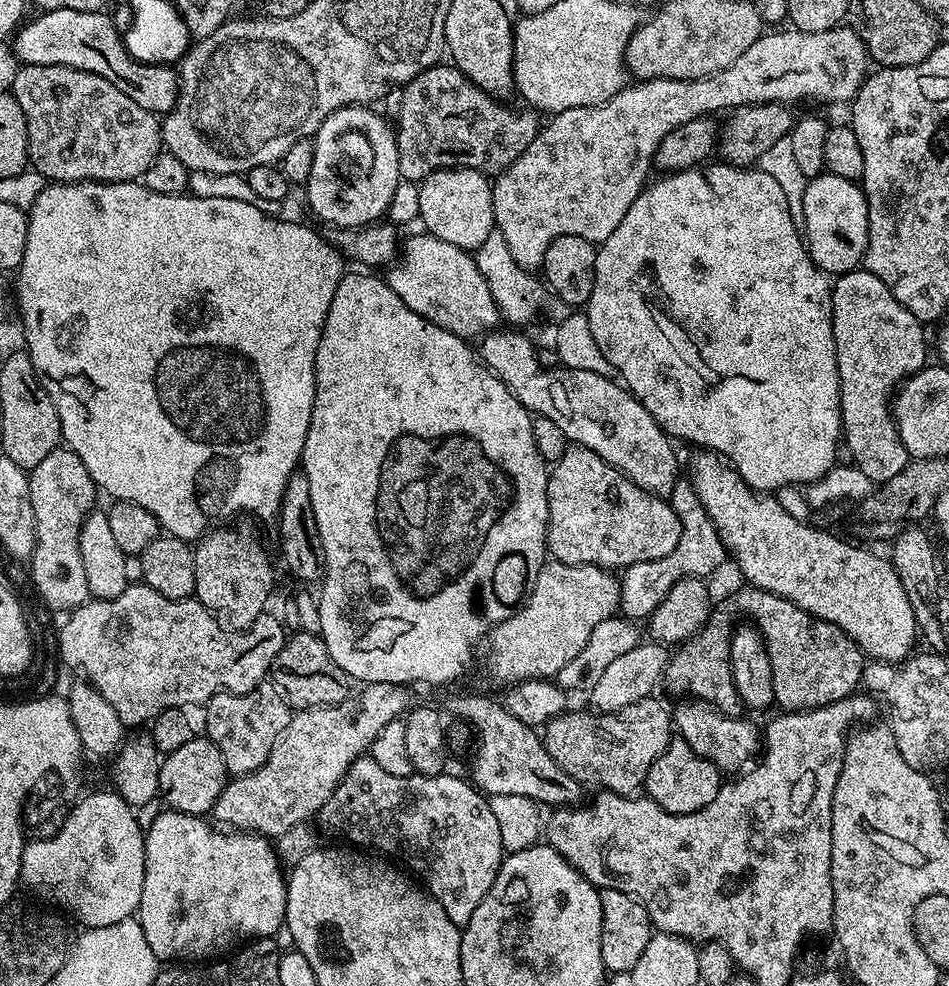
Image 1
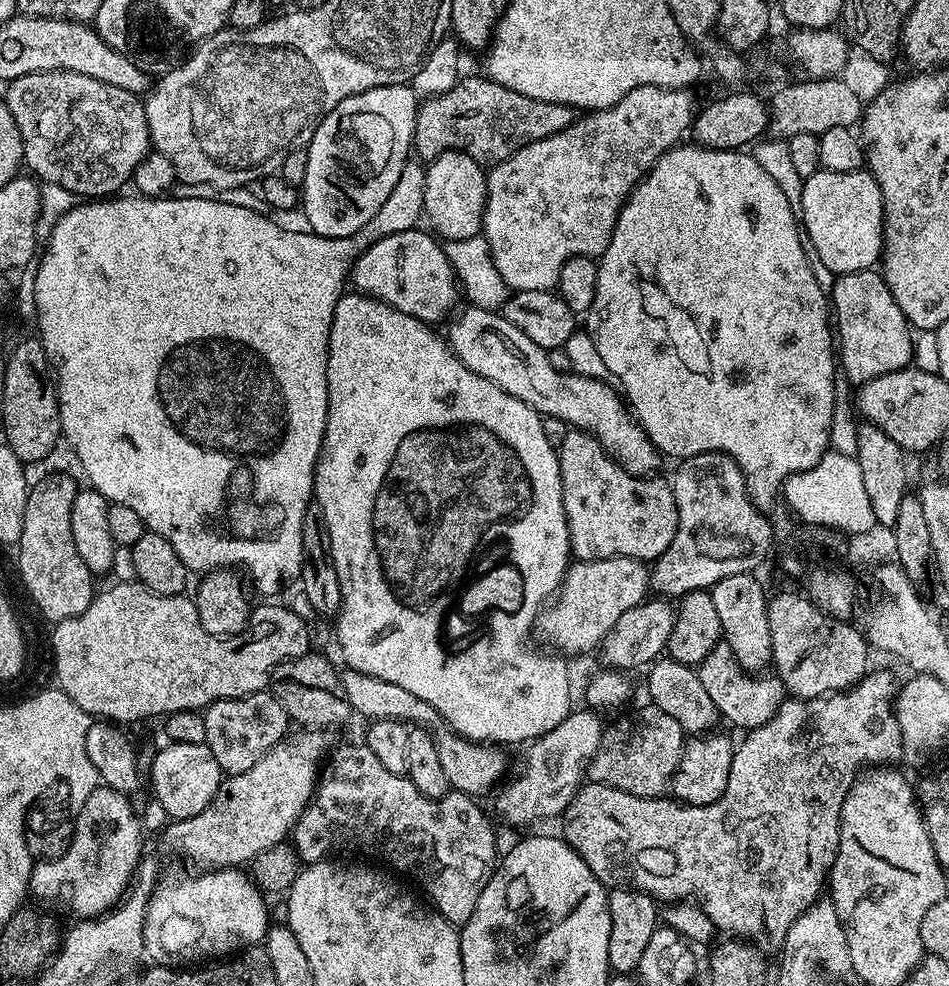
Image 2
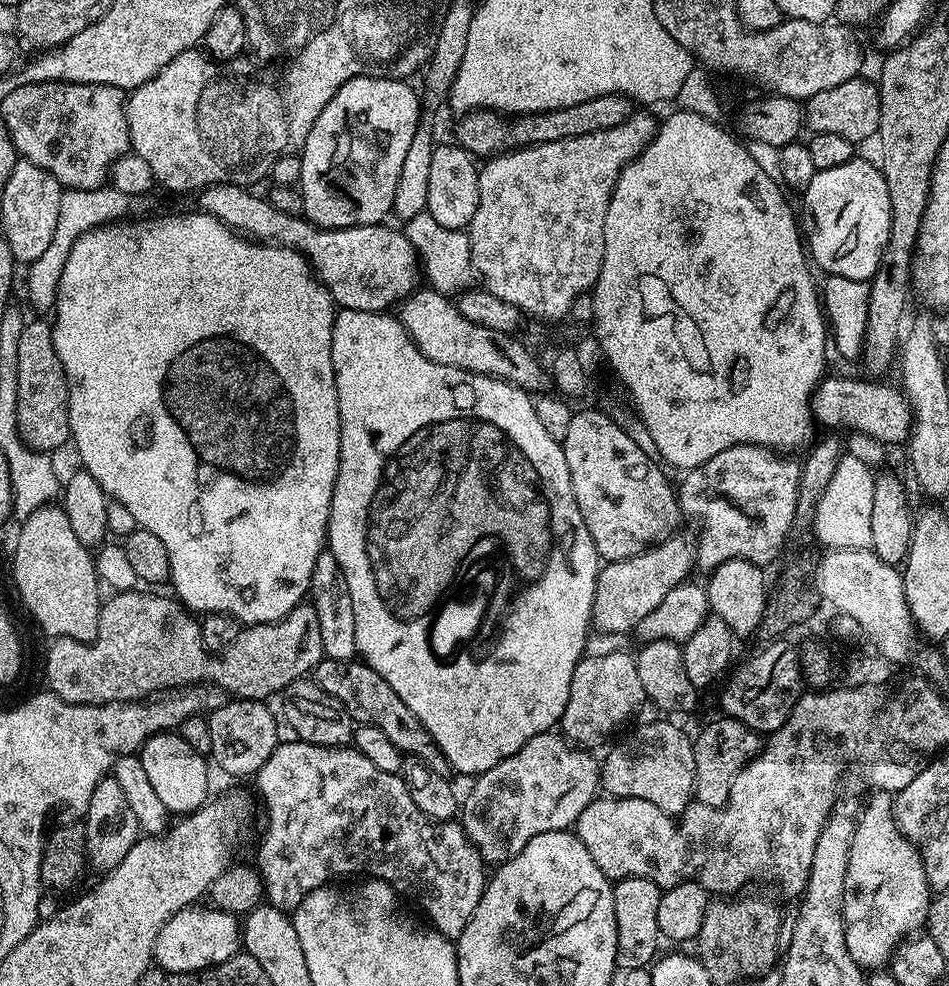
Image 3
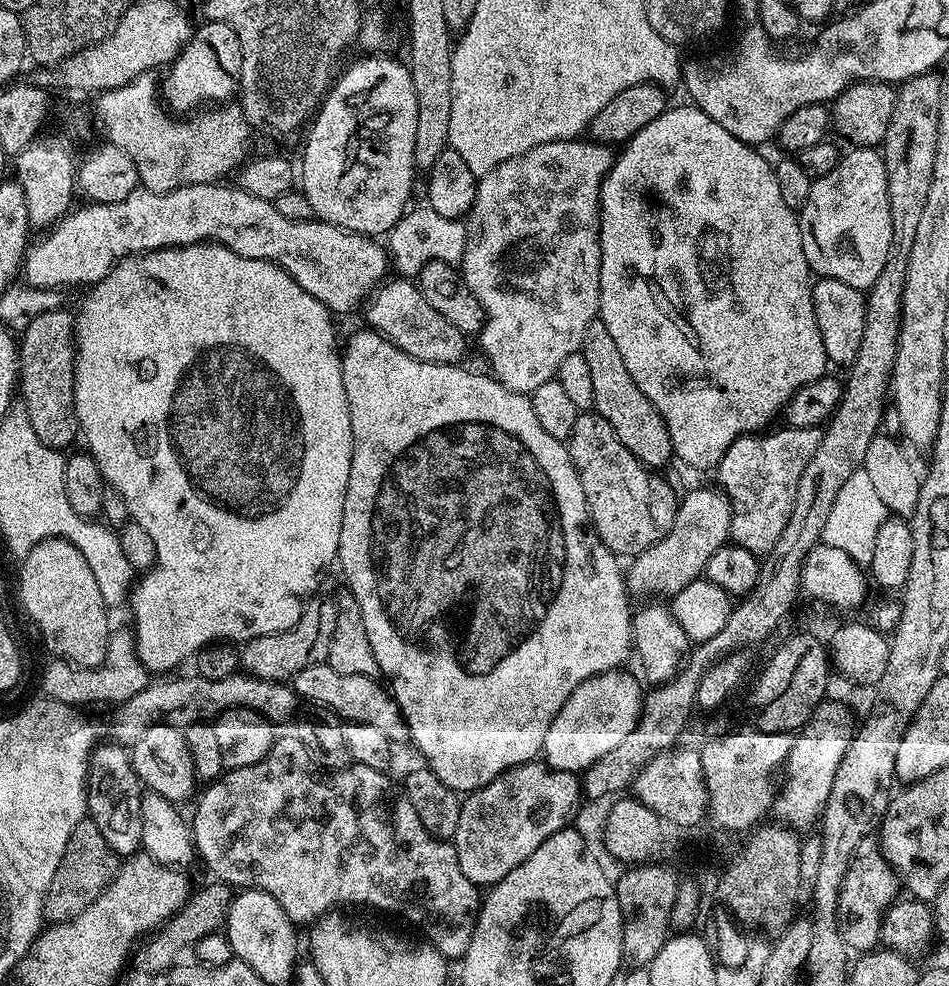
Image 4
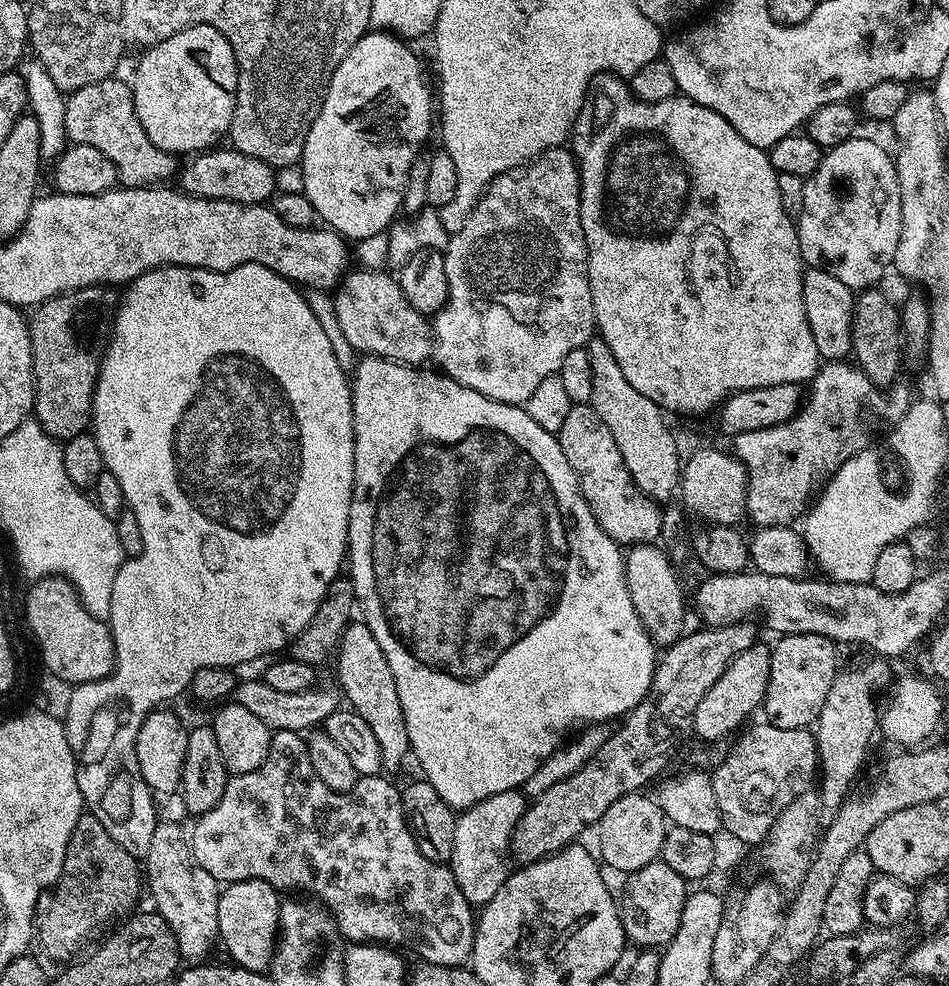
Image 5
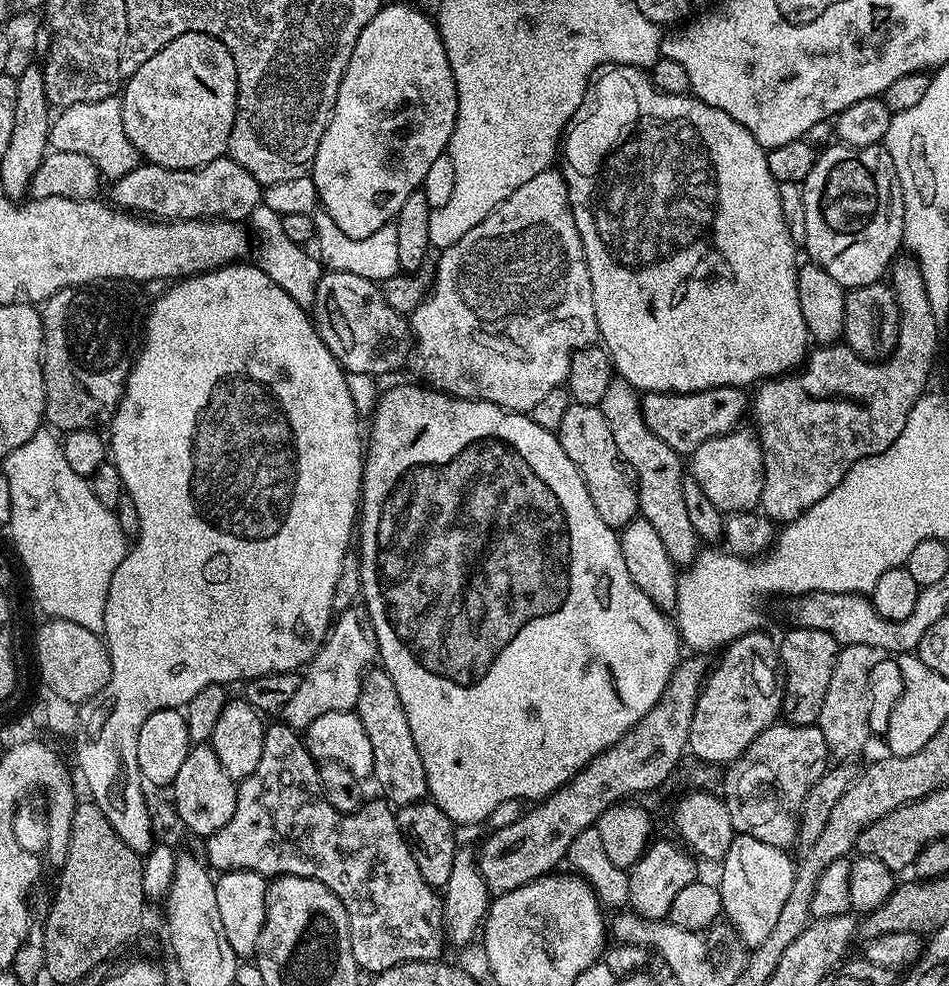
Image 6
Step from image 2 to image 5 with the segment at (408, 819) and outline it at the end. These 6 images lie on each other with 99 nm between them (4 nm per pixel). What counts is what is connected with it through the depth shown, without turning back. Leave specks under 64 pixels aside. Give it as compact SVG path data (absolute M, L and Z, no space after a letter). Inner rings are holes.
M273 731L270 754L266 754L266 762L262 762L258 770L250 770L250 774L232 776L218 806L195 817L196 825L191 825L190 835L196 864L202 866L202 870L206 870L206 874L213 876L217 882L223 882L225 885L239 880L261 880L284 894L304 894L300 892L312 891L317 896L313 897L336 919L336 926L340 929L340 935L345 941L375 942L381 946L391 946L396 950L409 948L414 955L421 956L419 959L426 964L450 966L451 968L467 965L472 954L472 943L476 937L473 905L469 904L468 899L462 894L451 867L448 864L439 864L426 858L426 854L418 850L418 842L413 838L408 819L404 816L404 807L400 801L401 789L395 788L386 776L384 774L361 776L348 792L335 792L330 790L330 786L326 786L326 782L322 782L322 778L318 778L318 774L314 774L314 766L310 766L308 746L301 733Z

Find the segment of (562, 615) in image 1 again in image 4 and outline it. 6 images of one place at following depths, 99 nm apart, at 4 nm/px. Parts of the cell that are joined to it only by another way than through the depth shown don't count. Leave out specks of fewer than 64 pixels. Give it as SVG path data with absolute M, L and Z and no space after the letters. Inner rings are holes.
M719 487L696 488L683 493L676 505L676 524L657 544L640 553L626 568L626 588L634 597L671 598L687 584L701 579L706 562L710 562L714 550L730 540L732 501Z

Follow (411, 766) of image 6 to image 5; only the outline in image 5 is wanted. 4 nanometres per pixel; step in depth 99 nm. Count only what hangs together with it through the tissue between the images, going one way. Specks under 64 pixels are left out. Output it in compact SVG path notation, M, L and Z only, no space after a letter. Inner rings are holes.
M349 623L340 635L340 643L334 652L335 660L336 676L340 679L339 691L342 696L344 691L348 699L347 707L360 715L366 721L366 726L370 726L374 739L382 749L384 768L390 770L398 767L410 756L406 718L402 714L402 702L398 702L398 686L394 682L394 674L390 674L386 654L382 654L382 646L378 646L378 638L374 638L367 624Z

